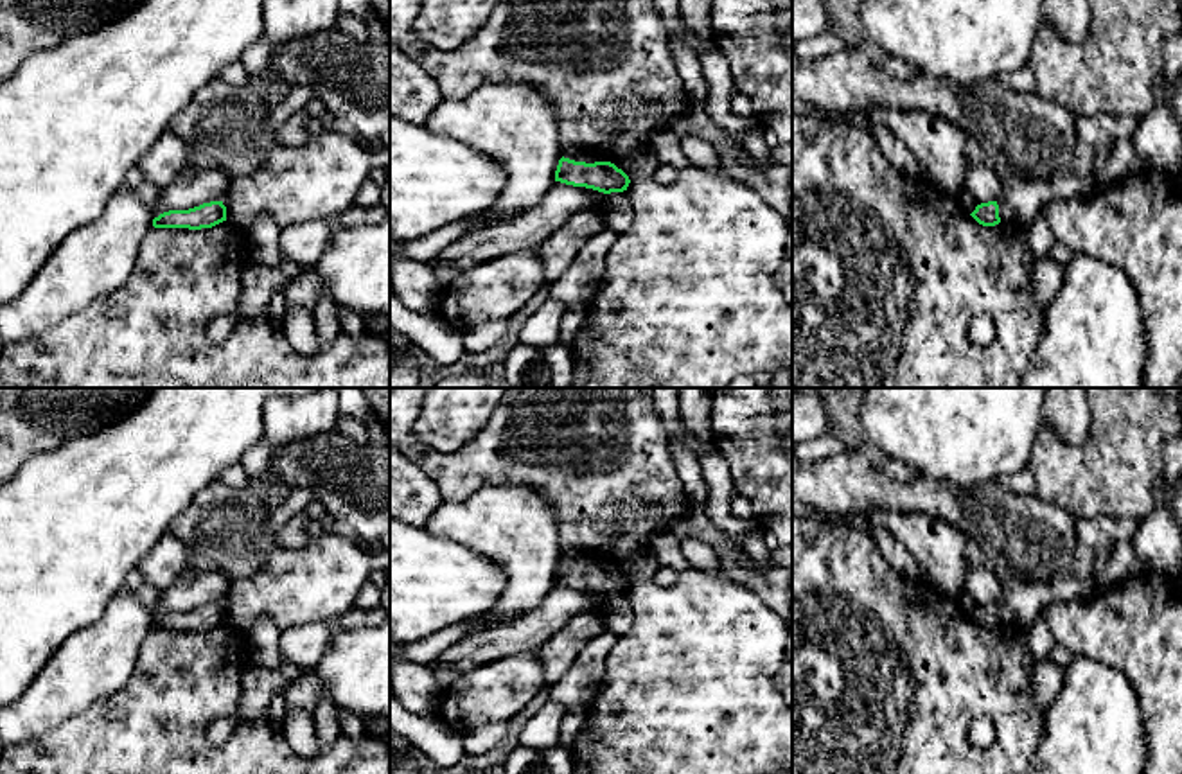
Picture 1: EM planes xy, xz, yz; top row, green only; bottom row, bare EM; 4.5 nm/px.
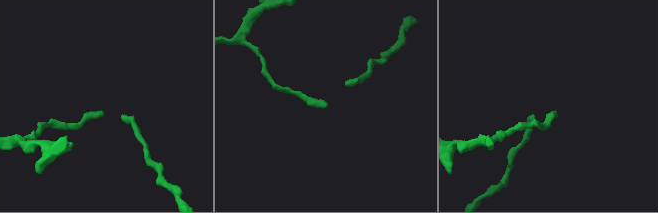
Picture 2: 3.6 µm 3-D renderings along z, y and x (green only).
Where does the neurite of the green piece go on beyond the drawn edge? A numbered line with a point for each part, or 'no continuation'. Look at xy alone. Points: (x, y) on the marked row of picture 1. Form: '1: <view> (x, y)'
no continuation

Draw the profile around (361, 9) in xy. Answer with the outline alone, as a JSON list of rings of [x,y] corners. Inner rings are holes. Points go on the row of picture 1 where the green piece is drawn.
[[[338,0],[340,14],[348,14],[370,23],[375,18],[375,11],[370,0]]]

